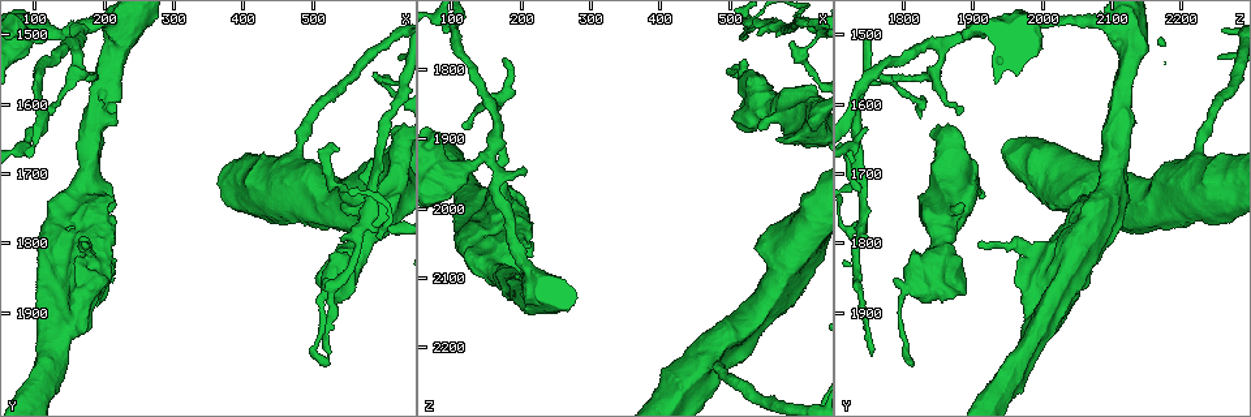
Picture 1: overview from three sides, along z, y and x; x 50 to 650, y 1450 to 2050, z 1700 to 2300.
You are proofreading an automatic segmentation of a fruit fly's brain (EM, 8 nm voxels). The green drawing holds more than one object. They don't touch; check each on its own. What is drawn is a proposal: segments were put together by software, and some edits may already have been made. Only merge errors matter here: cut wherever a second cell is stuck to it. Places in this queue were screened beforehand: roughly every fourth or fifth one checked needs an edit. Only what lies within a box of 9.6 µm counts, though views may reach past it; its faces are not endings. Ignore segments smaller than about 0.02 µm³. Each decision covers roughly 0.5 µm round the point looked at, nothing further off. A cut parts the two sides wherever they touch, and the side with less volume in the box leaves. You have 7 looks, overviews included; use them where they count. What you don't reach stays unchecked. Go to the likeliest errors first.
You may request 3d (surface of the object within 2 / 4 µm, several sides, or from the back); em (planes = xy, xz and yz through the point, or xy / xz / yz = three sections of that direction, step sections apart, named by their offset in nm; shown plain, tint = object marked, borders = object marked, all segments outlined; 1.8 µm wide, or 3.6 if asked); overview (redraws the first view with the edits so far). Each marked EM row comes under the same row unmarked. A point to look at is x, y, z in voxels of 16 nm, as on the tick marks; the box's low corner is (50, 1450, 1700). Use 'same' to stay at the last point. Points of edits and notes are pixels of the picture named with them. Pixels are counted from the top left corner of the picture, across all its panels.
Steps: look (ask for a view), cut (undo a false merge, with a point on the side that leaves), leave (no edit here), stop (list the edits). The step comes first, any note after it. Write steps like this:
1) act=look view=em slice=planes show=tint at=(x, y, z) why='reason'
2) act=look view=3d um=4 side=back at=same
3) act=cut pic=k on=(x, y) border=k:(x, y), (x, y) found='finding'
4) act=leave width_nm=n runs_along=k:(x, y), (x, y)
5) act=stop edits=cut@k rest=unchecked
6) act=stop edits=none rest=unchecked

act=look view=3d um=2 at=(580, 1770, 1735) why='abrupt turn'

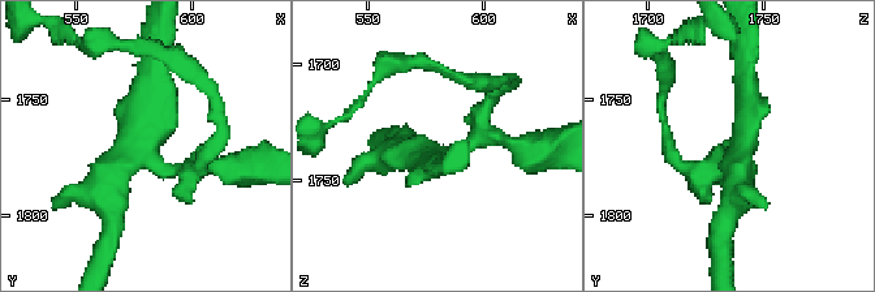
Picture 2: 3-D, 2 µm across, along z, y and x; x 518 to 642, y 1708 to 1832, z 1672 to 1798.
act=look view=em slice=xy step=16 show=tint at=(579, 1776, 1737)

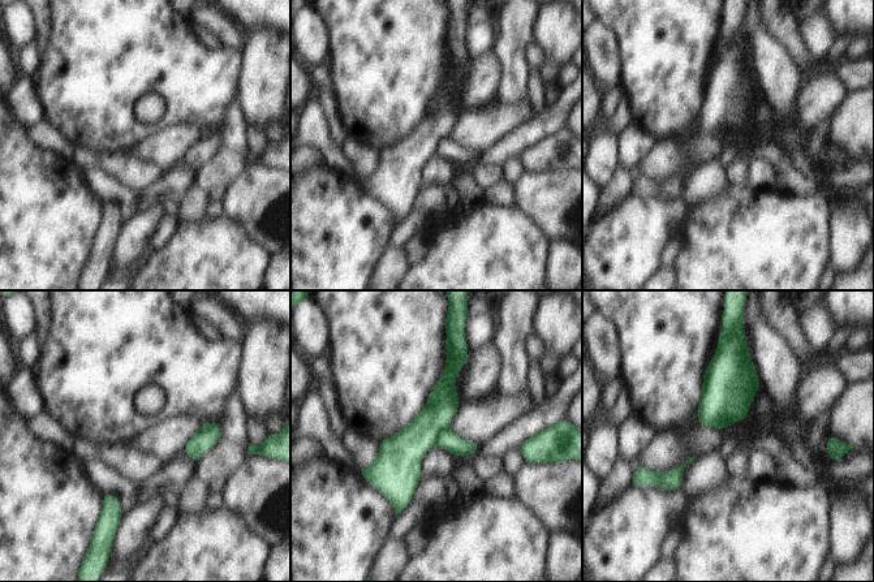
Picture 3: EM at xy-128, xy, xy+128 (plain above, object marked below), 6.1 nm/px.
act=look view=em slice=planes show=borders at=same

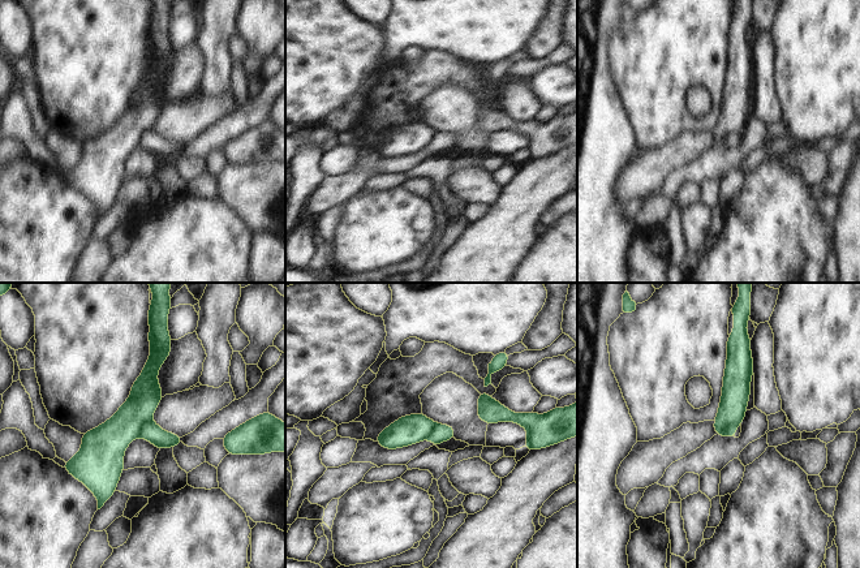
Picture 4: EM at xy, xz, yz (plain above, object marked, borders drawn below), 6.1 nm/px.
act=cut pic=4 on=(106, 444) border=4:(150, 418), (141, 426), (138, 435) found='a second cell is stuck on'

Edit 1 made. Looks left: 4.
act=look view=em slice=yz step=16 show=tint at=(155, 1490, 1930) why='sharp bend'

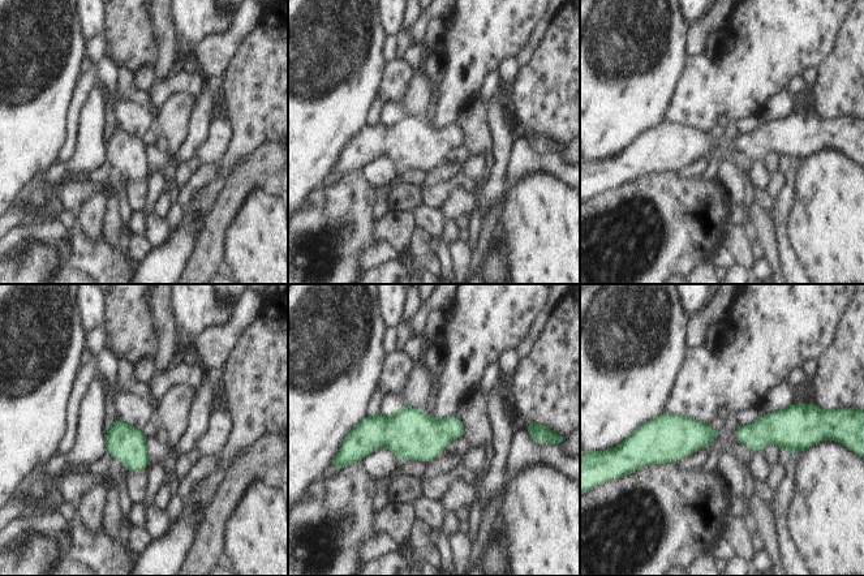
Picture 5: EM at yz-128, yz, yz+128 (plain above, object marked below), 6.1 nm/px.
act=look view=em slice=planes show=tint at=same

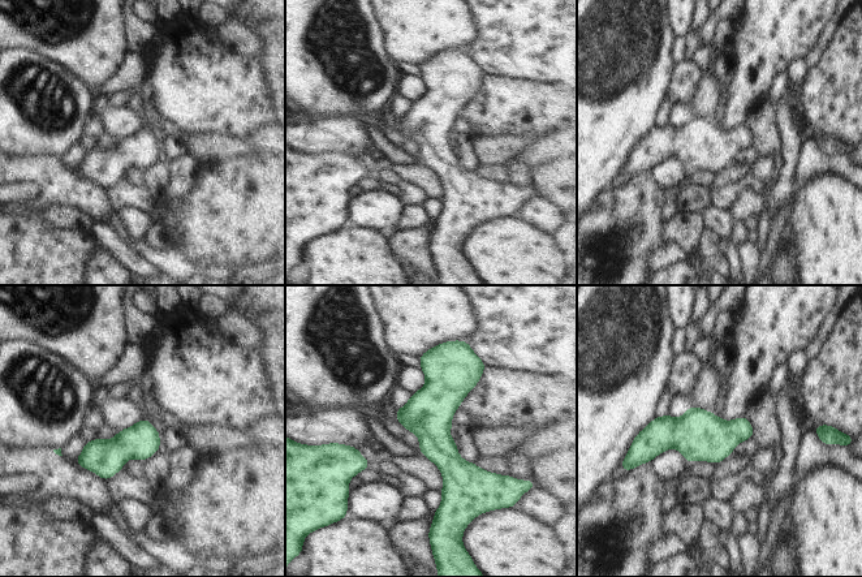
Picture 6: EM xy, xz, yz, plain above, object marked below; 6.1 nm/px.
act=leave runs_along=6:(438, 353), (445, 508) found='continuous, no second cell'

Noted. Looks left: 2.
act=stop edits=cut@4 rest=unchecked

